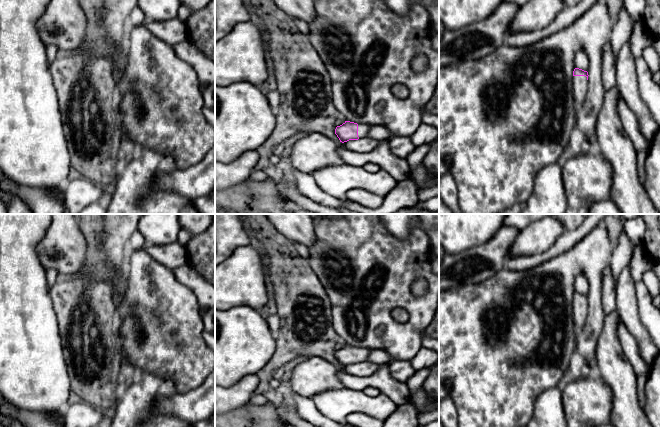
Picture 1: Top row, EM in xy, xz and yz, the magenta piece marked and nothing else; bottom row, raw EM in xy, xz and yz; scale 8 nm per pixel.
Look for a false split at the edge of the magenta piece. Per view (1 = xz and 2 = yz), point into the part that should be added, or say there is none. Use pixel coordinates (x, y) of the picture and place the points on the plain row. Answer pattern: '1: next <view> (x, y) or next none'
1: next xz (398, 392)
2: next yz (579, 307)

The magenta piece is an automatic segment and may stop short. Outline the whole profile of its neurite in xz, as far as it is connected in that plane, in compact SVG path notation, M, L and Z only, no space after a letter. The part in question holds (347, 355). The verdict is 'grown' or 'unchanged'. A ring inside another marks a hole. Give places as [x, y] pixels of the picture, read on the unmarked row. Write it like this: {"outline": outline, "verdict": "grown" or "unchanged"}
{"outline": "M345 345L337 350L335 358L339 362L338 377L346 388L363 391L368 387L375 387L387 395L393 402L400 406L409 398L409 387L405 382L395 380L388 369L388 364L379 365L376 372L366 377L356 377L346 373L344 366L349 364L366 363L370 349L357 348Z", "verdict": "grown"}

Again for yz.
{"outline": "M575 292L573 295L572 318L578 332L583 329L587 320L588 300L588 296L582 293Z", "verdict": "grown"}

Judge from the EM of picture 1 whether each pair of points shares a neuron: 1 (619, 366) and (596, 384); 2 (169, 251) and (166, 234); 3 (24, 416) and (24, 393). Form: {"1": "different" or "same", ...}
{"1": "different", "2": "different", "3": "different"}

